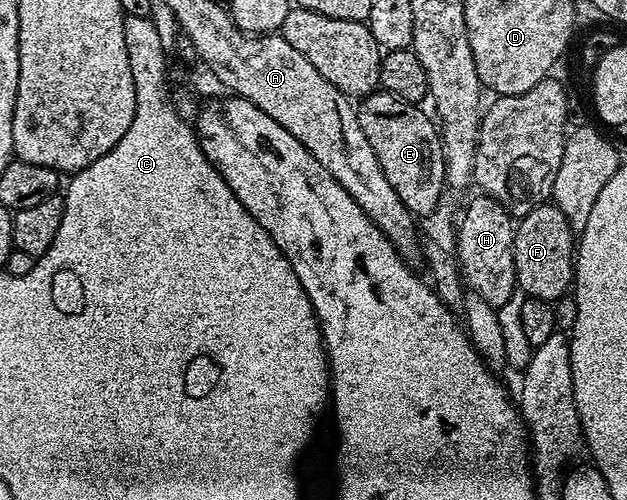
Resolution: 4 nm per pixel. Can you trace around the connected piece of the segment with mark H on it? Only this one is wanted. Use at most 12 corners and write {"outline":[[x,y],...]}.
{"outline":[[479,196],[458,221],[467,288],[498,310],[518,287],[514,218]]}

